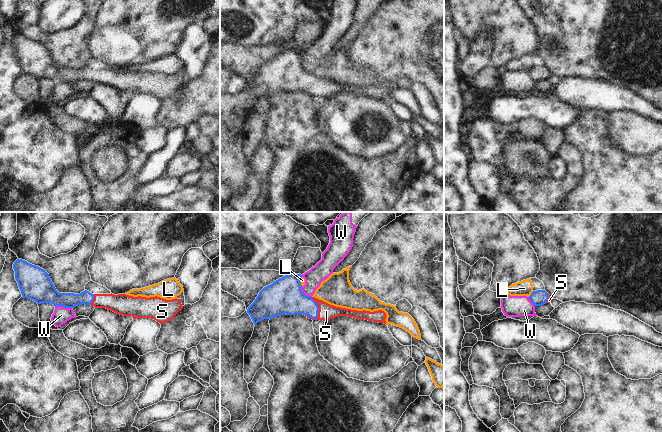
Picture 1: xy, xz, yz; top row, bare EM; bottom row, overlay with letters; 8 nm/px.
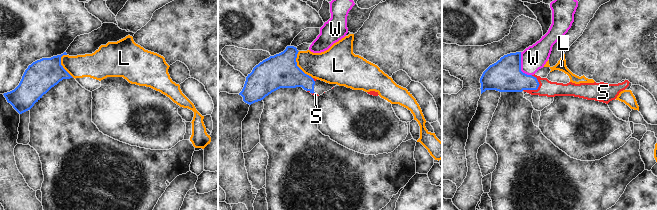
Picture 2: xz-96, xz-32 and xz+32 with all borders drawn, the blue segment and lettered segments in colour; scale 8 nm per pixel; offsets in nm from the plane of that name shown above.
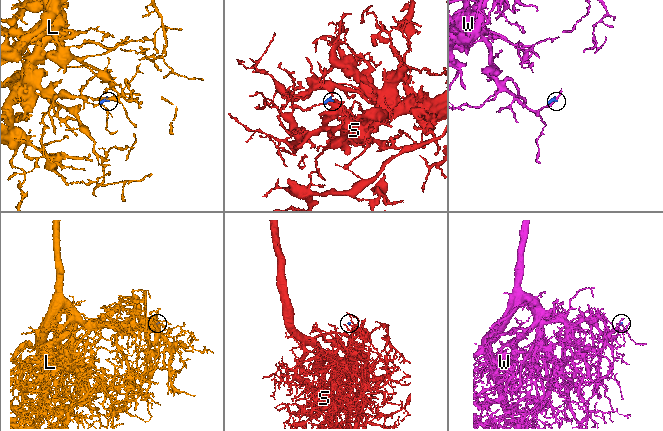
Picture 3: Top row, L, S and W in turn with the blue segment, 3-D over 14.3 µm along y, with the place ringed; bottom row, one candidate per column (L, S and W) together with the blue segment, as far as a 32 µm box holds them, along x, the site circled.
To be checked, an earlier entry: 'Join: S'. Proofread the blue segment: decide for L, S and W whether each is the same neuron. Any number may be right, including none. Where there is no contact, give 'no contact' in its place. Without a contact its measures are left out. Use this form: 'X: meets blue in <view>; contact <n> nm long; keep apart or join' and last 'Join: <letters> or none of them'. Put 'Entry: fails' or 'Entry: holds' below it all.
L: meets blue in yz; contact 70 nm long; keep apart
S: meets blue in xz; contact 190 nm long; join
W: meets blue in xy; contact 140 nm long; keep apart
Join: S
Entry: holds

